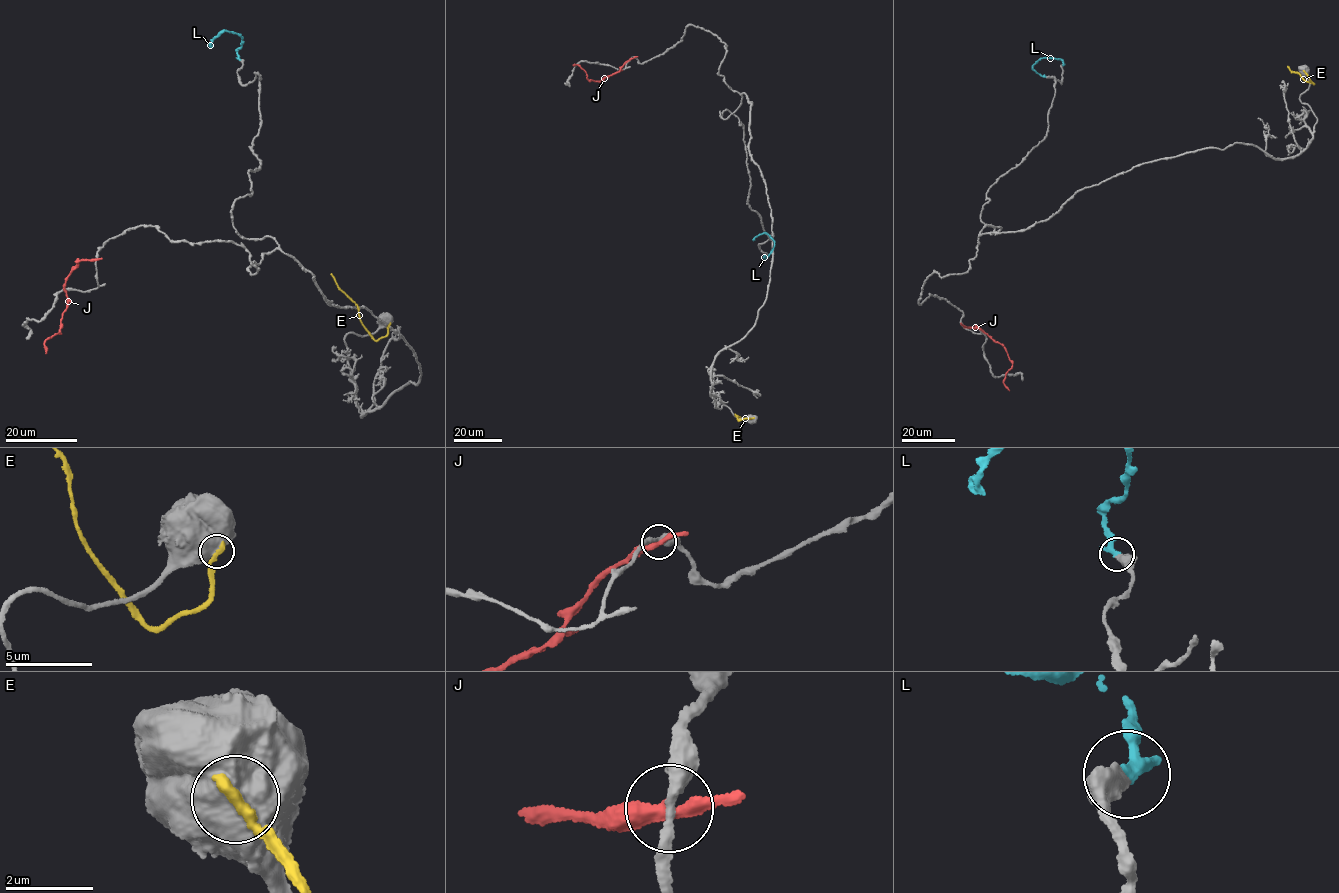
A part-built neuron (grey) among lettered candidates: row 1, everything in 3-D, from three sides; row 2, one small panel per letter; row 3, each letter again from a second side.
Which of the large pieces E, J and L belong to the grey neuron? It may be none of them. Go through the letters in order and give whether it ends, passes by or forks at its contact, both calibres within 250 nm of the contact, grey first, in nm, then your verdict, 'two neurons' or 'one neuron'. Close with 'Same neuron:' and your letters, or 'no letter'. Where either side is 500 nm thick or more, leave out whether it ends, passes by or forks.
E: calibres 1000 and 300 nm; two neurons
J: it passes by; calibres 320 and 320 nm; two neurons
L: it passes by; calibres 320 and 240 nm; one neuron
Same neuron: L

